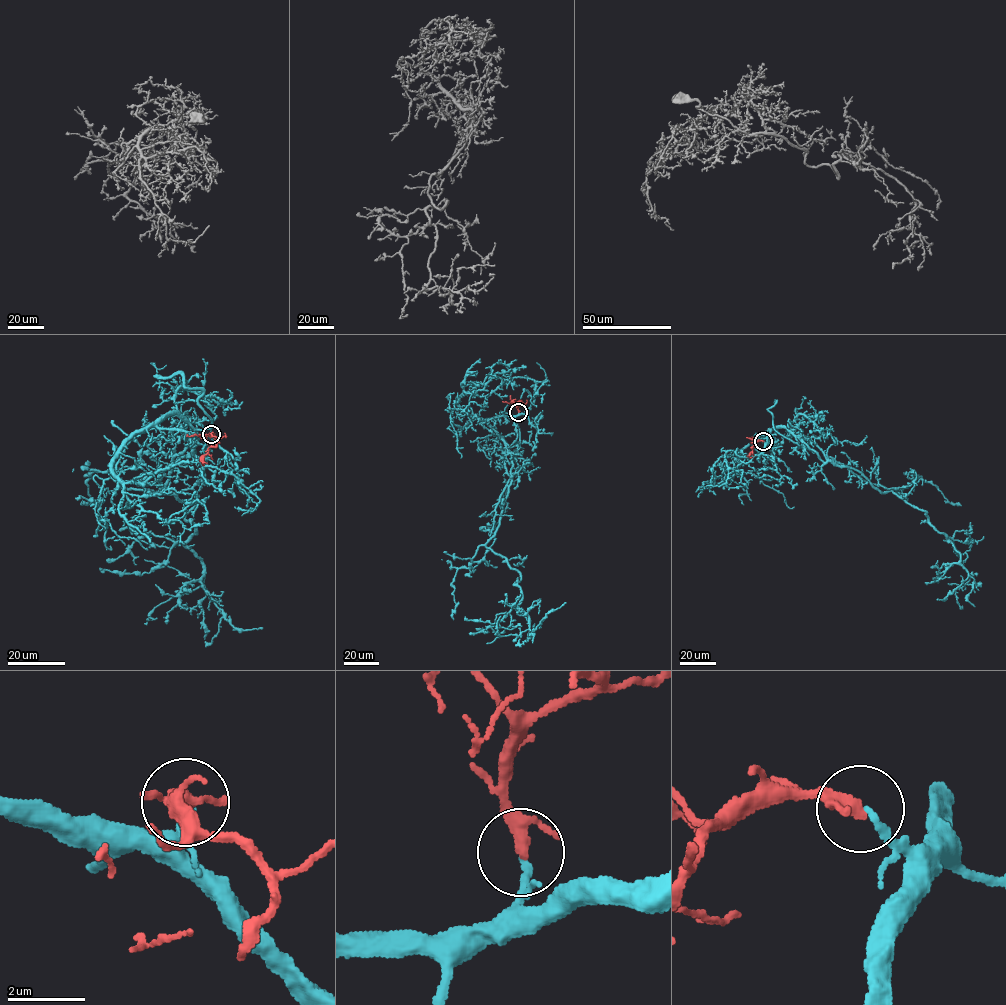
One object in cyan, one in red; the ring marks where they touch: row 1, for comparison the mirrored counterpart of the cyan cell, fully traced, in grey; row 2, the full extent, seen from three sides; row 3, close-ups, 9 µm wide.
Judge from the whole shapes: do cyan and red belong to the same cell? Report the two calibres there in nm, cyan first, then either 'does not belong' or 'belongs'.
calibres 200 and 280 nm; belongs

